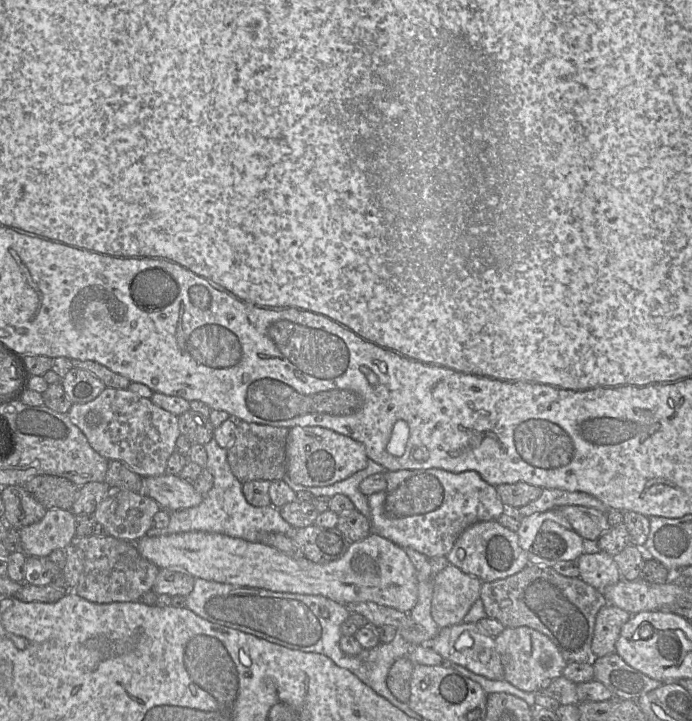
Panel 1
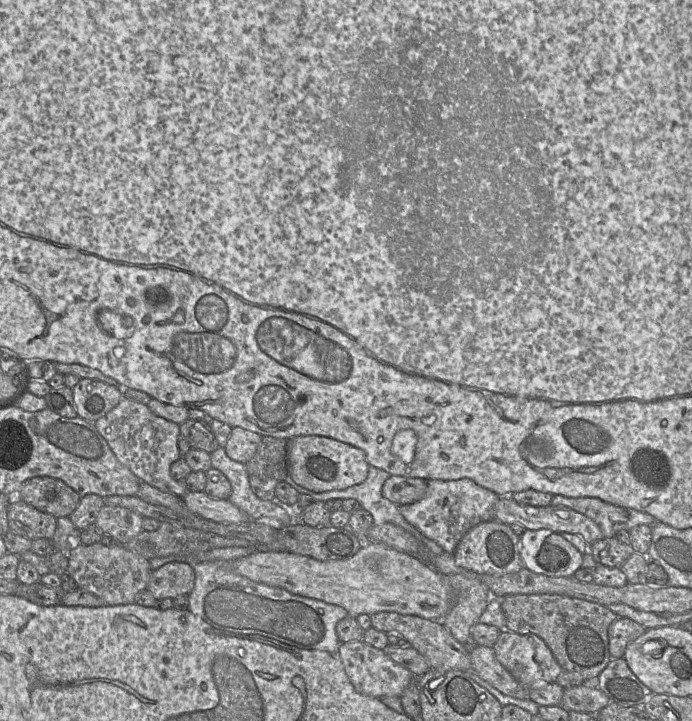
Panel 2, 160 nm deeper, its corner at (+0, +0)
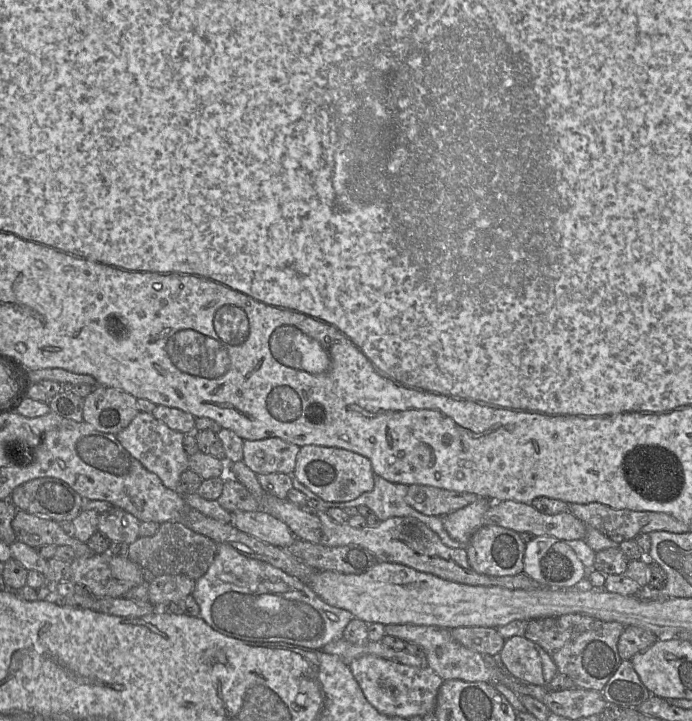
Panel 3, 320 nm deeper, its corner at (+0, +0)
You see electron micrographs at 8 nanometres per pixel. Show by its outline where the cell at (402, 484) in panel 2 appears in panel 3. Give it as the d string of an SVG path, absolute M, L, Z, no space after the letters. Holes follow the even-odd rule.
M413 484L408 486L408 491L405 496L405 501L416 511L428 516L446 516L451 514L475 501L479 497L473 493L456 492L445 490L433 486Z

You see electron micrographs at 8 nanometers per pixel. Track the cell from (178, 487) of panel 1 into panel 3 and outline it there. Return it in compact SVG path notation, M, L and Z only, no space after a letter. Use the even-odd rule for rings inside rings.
M234 511L231 524L238 530L249 534L264 543L287 548L297 537L281 520L263 511Z

